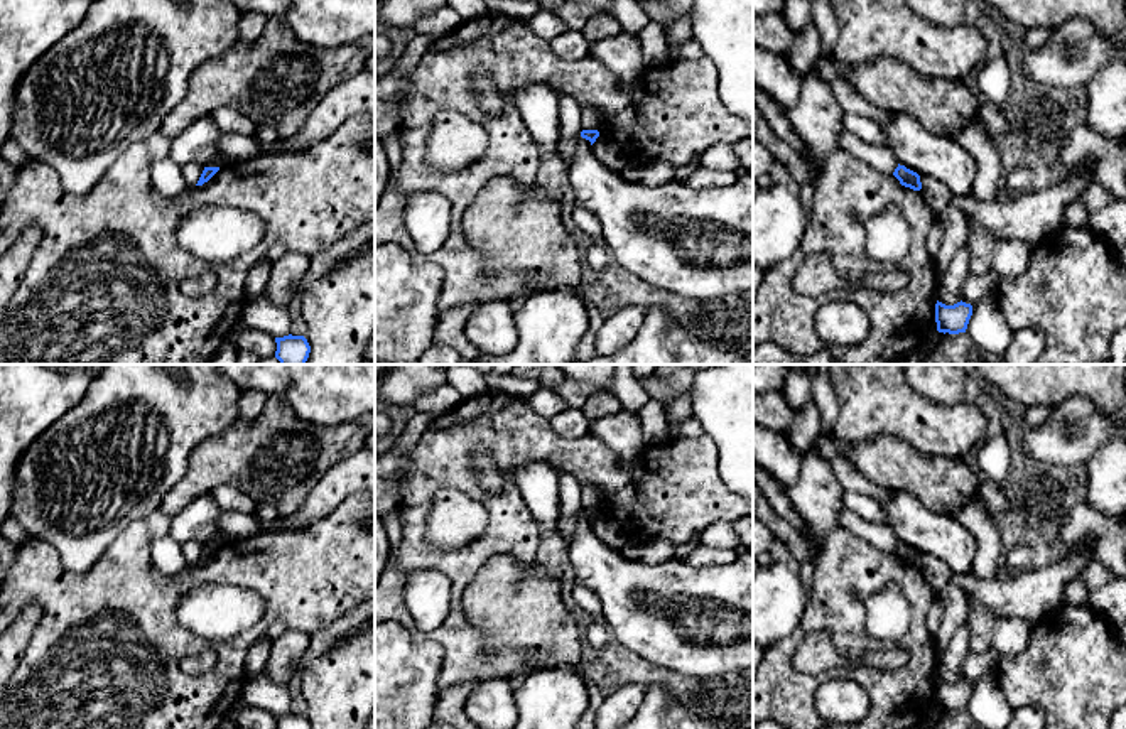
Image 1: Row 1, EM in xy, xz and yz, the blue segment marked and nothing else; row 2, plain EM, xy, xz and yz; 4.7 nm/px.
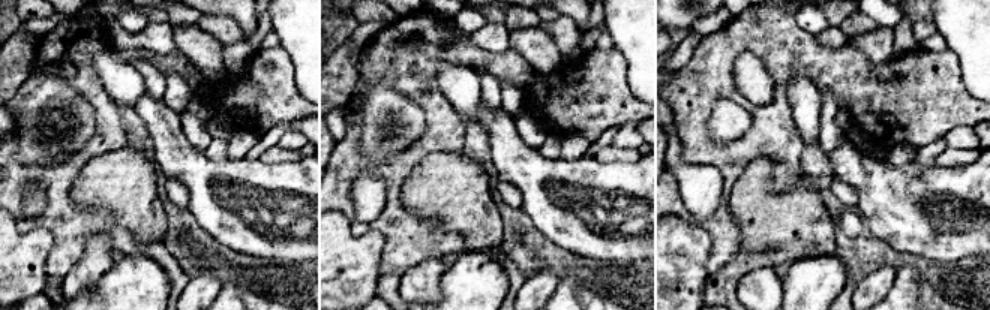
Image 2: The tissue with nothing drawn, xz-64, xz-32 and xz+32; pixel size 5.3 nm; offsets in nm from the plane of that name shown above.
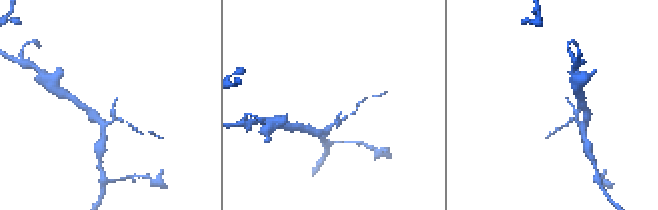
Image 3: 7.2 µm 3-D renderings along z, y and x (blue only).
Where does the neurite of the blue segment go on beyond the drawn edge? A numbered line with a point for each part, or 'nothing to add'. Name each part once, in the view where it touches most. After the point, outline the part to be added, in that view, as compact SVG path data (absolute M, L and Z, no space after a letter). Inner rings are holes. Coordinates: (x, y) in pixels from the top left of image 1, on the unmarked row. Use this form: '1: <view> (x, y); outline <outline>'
nothing to add

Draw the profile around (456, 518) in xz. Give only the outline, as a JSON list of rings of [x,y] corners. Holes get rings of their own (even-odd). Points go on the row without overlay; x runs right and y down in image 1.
[[[452,486],[439,488],[427,518],[427,540],[439,550],[454,550],[479,538],[490,521],[488,508]]]

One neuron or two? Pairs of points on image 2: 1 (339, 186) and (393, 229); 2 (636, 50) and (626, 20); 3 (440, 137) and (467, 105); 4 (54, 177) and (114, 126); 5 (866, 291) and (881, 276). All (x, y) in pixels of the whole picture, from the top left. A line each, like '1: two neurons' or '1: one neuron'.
1: one neuron
2: one neuron
3: two neurons
4: one neuron
5: one neuron

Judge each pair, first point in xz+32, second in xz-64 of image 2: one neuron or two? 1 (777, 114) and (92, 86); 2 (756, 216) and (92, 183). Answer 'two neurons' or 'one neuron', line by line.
1: one neuron
2: one neuron

